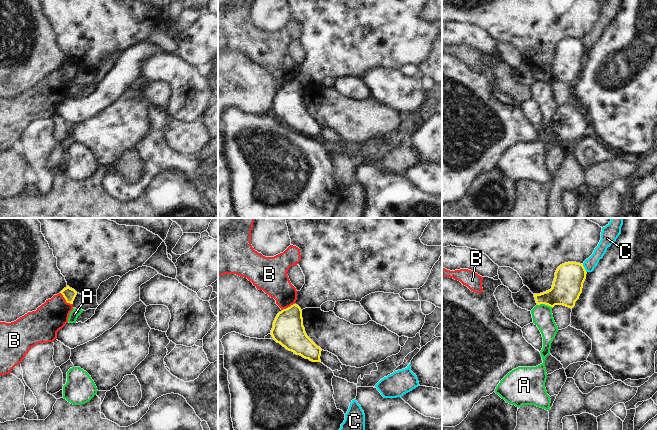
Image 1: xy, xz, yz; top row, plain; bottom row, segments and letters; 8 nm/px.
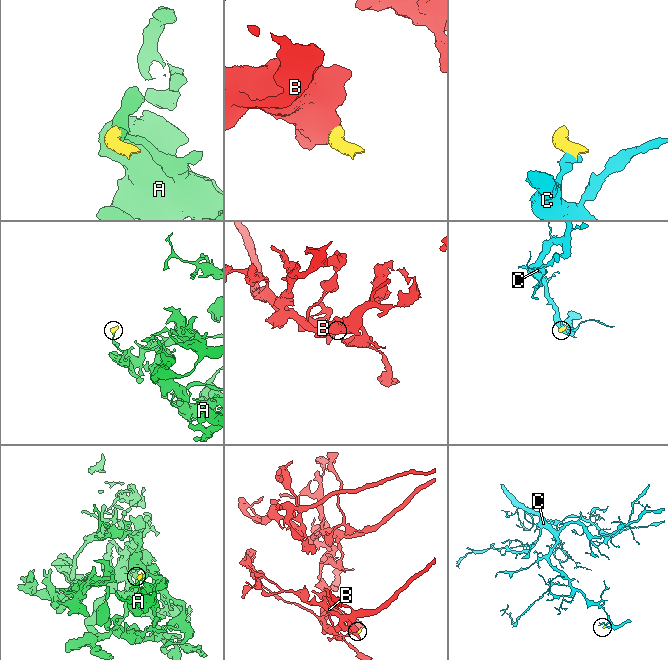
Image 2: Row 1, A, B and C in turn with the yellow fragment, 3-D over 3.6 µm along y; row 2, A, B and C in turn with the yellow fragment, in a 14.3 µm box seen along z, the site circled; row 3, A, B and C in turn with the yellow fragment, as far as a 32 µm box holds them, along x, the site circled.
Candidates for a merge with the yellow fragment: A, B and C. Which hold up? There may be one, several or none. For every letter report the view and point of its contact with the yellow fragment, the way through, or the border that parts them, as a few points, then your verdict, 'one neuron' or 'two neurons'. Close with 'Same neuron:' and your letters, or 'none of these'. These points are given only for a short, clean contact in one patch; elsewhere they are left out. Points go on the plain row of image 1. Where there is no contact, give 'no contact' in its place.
A: contact yz (545, 80); border yz (537, 80), (547, 80), (552, 83); two neurons
B: contact xy (65, 75); border xy (60, 68), (64, 75), (72, 80); two neurons
C: contact yz (584, 44); border yz (582, 40), (586, 48); two neurons
Same neuron: none of these

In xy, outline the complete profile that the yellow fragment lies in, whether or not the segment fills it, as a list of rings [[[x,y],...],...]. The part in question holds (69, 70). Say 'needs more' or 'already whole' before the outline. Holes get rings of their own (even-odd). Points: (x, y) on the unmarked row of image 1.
already whole; [[[69,62],[64,64],[60,69],[63,71],[66,78],[70,80],[73,80],[73,77],[77,71],[77,68],[74,65],[70,64]]]

